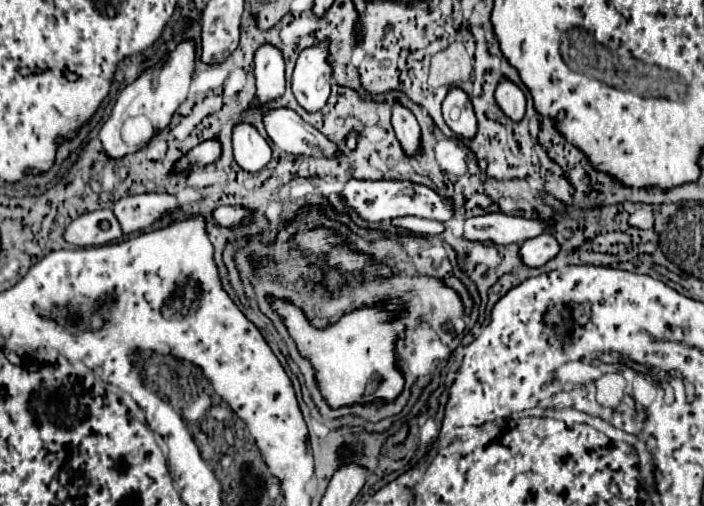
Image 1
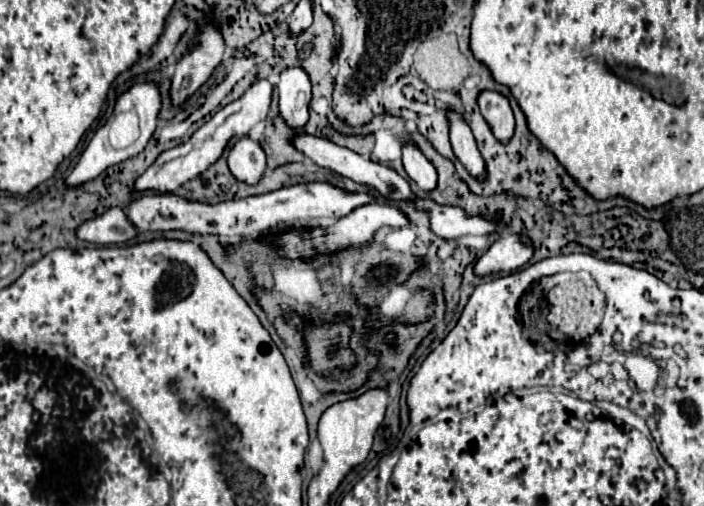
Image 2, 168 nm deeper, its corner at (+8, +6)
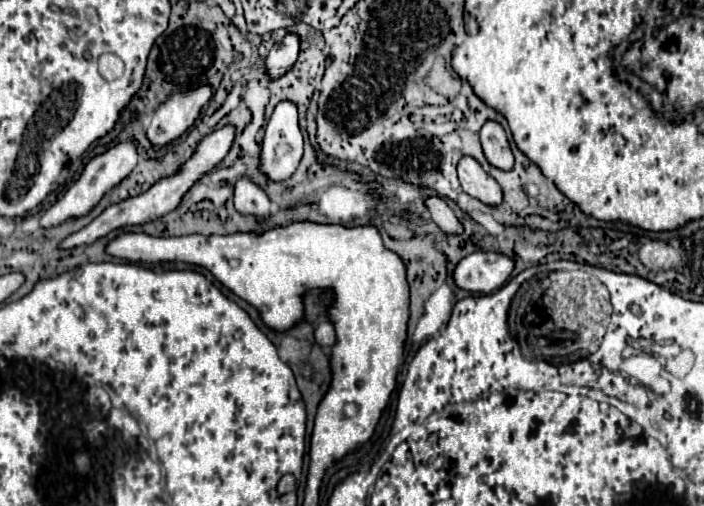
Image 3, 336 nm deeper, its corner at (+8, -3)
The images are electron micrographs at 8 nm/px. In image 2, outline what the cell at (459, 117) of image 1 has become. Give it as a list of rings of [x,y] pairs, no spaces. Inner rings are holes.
[[[453,113],[451,121],[451,145],[457,161],[461,161],[461,165],[469,171],[469,175],[475,177],[477,181],[485,181],[487,177],[485,159],[477,149],[471,129],[465,125],[465,121],[461,121],[461,117],[457,117],[457,113]]]

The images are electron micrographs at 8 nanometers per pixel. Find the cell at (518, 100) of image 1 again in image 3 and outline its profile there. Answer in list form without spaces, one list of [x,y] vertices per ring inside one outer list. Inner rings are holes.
[[[495,120],[485,122],[485,126],[481,128],[481,146],[487,160],[495,168],[501,168],[501,170],[513,168],[513,152],[509,146],[509,138],[499,122]]]

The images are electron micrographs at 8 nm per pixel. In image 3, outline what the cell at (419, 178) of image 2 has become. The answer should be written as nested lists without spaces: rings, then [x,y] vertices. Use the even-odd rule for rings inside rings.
[[[427,196],[425,198],[425,208],[431,216],[431,220],[447,234],[461,234],[463,232],[463,226],[459,224],[459,220],[455,218],[453,210],[449,208],[449,204],[441,198],[441,196]]]

